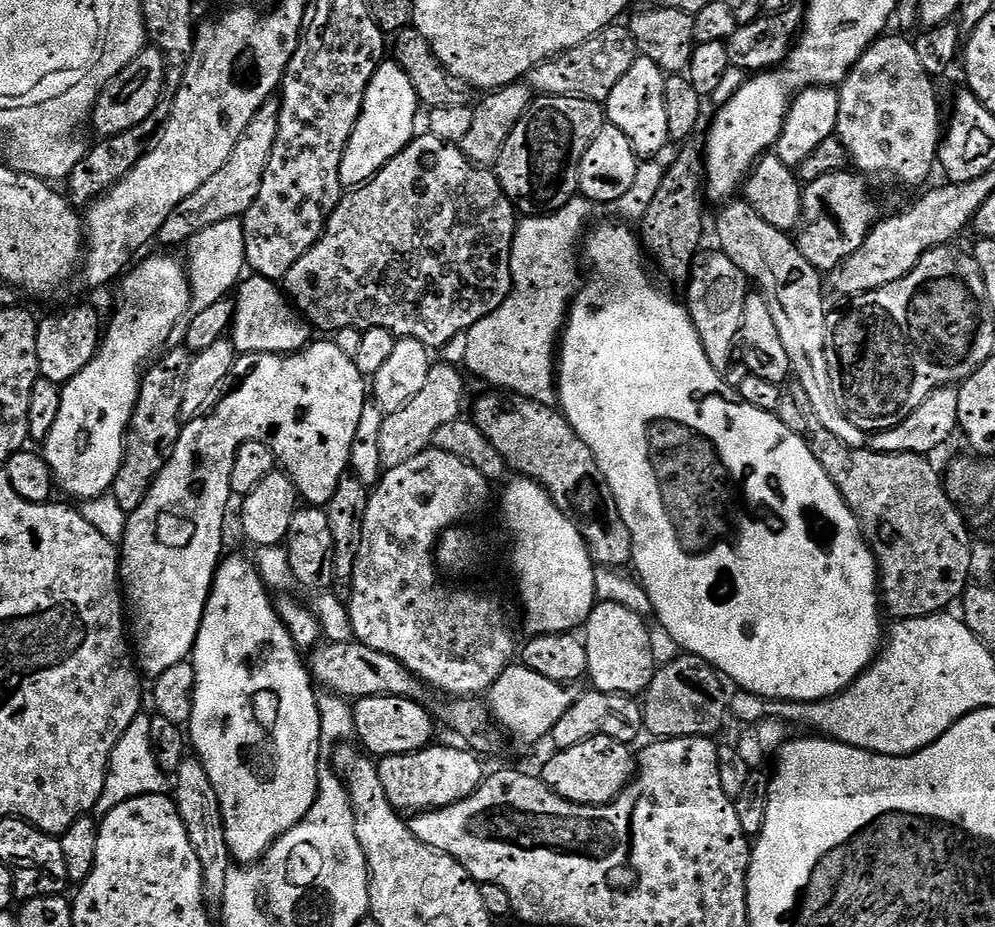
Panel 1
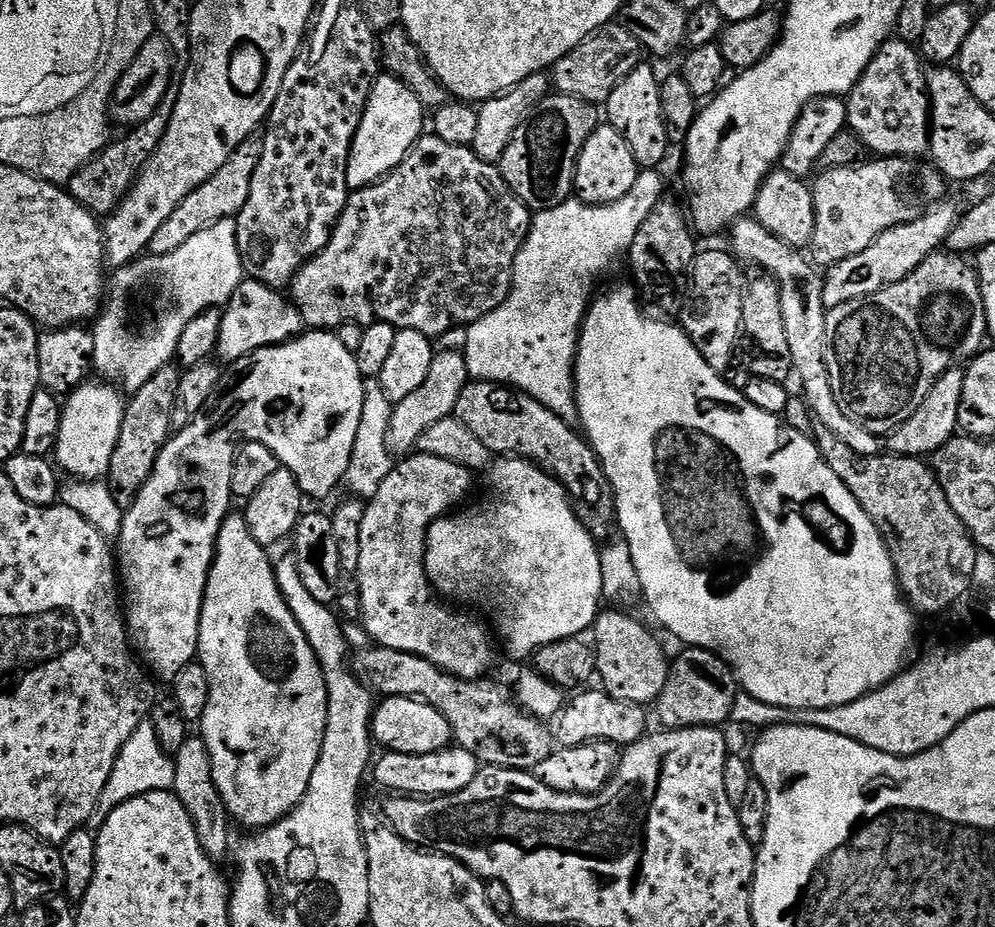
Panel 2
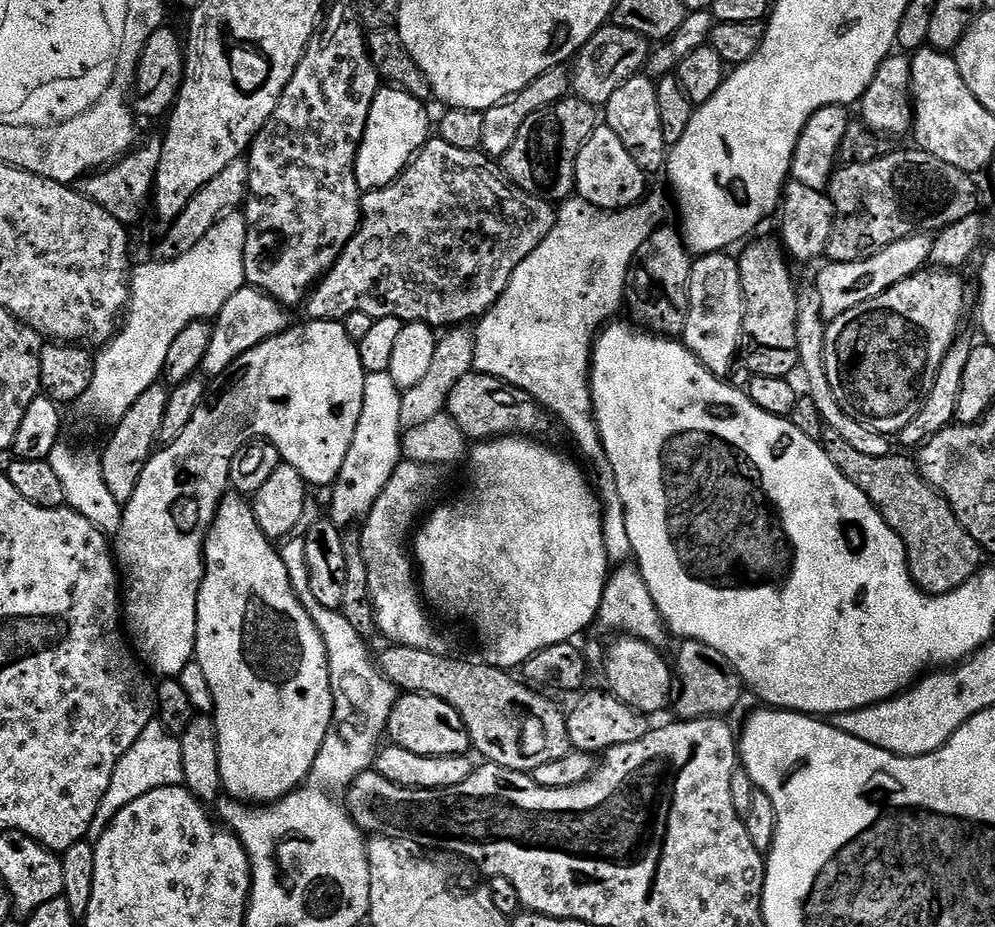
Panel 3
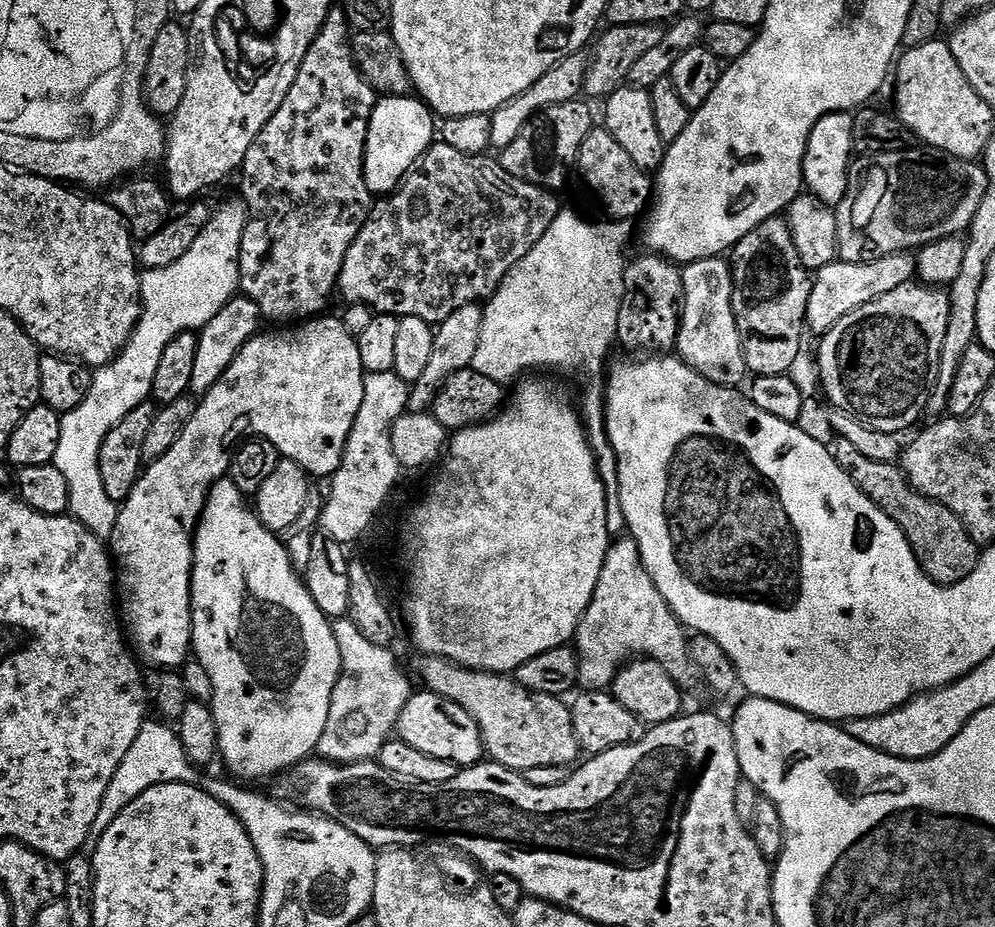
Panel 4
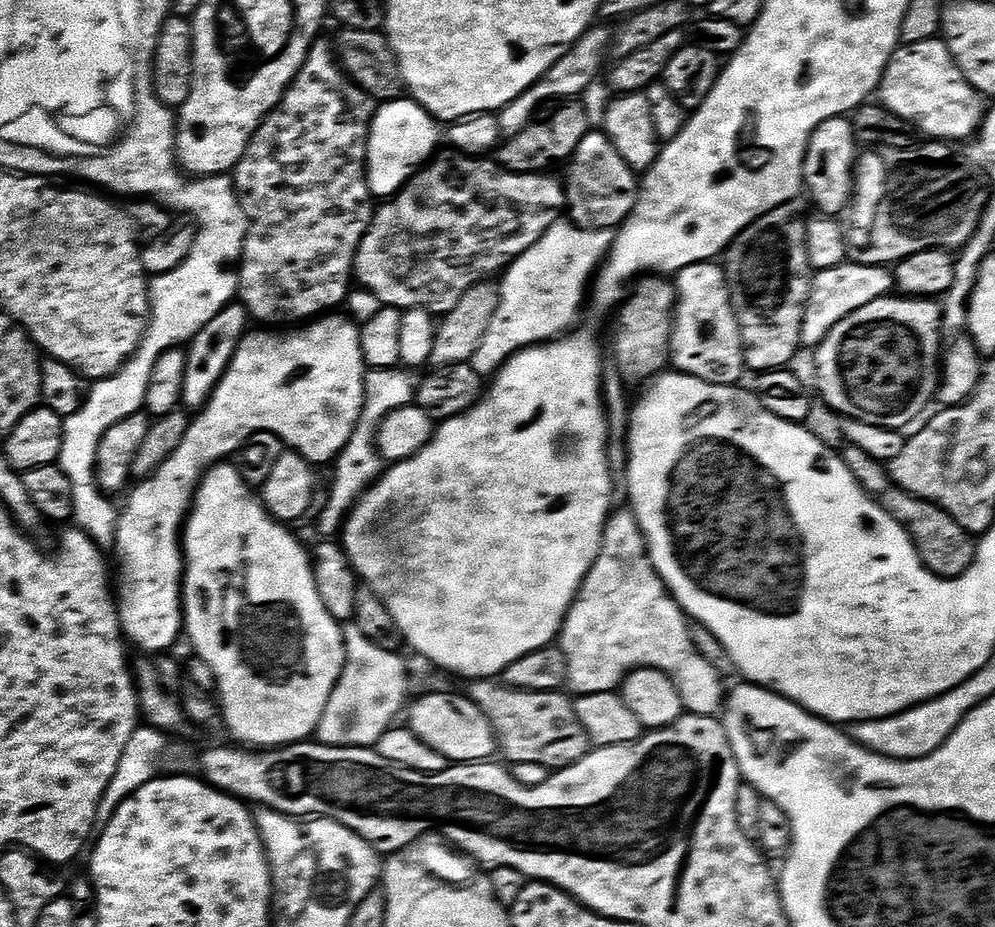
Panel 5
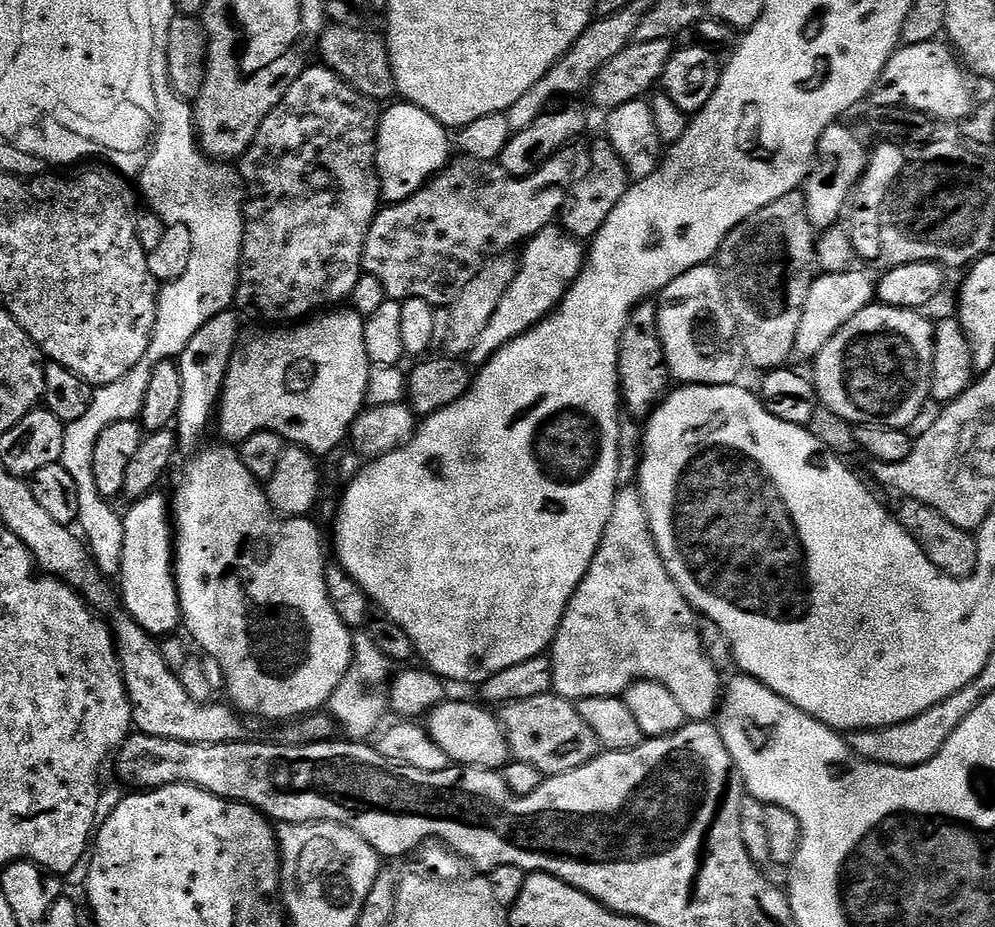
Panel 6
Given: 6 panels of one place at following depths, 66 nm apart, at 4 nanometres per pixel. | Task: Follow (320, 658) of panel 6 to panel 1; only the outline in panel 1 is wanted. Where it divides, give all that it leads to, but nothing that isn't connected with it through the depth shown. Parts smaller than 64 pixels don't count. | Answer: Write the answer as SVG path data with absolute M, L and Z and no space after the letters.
M225 555L221 559L219 568L216 569L216 577L212 583L212 593L208 596L202 626L198 630L198 638L192 648L190 657L196 675L196 689L192 695L192 717L188 719L186 732L190 737L191 751L192 748L196 751L193 752L195 759L199 760L200 765L206 770L210 786L214 786L214 794L218 794L229 857L240 866L255 864L256 861L265 859L271 844L277 843L283 838L286 830L298 826L298 822L302 822L309 817L308 811L316 801L316 795L320 789L320 773L322 771L322 765L320 765L320 751L322 751L320 706L318 695L316 696L317 689L314 687L314 682L309 674L305 657L304 660L300 657L301 649L292 641L292 636L288 633L288 627L280 621L277 605L274 602L272 605L272 600L268 595L270 595L270 589L260 573L257 572L255 563L249 557L247 560L244 556Z

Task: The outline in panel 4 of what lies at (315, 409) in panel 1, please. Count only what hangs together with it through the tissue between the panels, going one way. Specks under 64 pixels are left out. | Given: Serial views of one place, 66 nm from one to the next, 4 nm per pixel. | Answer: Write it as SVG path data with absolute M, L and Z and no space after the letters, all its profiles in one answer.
M324 314L319 318L305 320L295 326L281 327L284 328L281 332L264 330L248 340L246 346L242 346L242 350L234 358L234 362L230 362L230 366L222 374L222 378L218 378L216 385L199 397L194 410L194 418L190 418L190 422L186 422L186 430L182 430L182 438L178 438L178 442L174 442L174 446L170 446L170 450L166 450L166 454L162 454L162 458L151 461L141 471L140 480L134 486L130 498L126 498L124 503L119 505L118 522L110 537L110 555L118 569L118 612L122 617L123 627L130 637L130 644L135 655L145 665L147 665L146 663L157 664L160 670L176 670L189 659L192 646L192 549L196 526L200 523L200 516L204 513L210 490L219 480L228 476L228 468L232 465L232 453L237 445L245 438L259 438L274 442L274 446L283 459L298 462L298 466L302 466L308 471L309 477L312 478L316 478L316 476L331 478L338 470L343 452L346 450L347 438L355 424L355 416L358 414L359 406L362 405L363 382L366 373L362 366L362 354L358 354L357 337L352 336L350 330L346 330L343 319L336 317L335 320L334 317L328 315Z

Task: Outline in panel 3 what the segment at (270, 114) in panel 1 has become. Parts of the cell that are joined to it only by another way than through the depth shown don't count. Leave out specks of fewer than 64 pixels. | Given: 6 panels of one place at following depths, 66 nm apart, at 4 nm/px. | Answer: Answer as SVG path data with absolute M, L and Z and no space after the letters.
M241 158L230 162L230 166L226 166L226 170L222 170L222 174L210 178L210 182L206 182L206 186L202 186L202 190L198 190L194 194L194 198L190 198L186 210L182 210L182 214L178 214L178 218L165 227L168 229L165 230L164 237L156 244L155 259L160 262L177 260L182 254L186 254L194 246L198 246L198 242L202 242L202 238L206 238L208 231L221 220L225 213L229 210L239 209L245 203L247 194L248 162L247 159Z

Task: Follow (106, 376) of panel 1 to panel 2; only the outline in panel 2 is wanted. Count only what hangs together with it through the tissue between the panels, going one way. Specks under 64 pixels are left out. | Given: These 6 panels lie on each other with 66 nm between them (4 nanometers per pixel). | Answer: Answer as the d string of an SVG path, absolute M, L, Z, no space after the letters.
M92 383L81 384L63 401L62 422L54 449L55 463L72 475L69 477L83 478L88 482L99 481L108 475L110 458L114 458L114 446L118 446L126 403L125 397L113 385Z

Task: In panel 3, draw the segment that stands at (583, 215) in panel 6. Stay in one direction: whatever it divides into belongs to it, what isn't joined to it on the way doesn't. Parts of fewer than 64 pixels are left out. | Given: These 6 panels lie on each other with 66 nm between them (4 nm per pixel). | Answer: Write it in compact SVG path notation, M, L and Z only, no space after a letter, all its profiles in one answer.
M597 126L586 138L582 150L578 150L576 163L575 195L596 208L607 212L616 212L619 208L628 208L645 199L649 177L634 162L634 158L626 151L626 146L618 139L618 134L607 126Z

